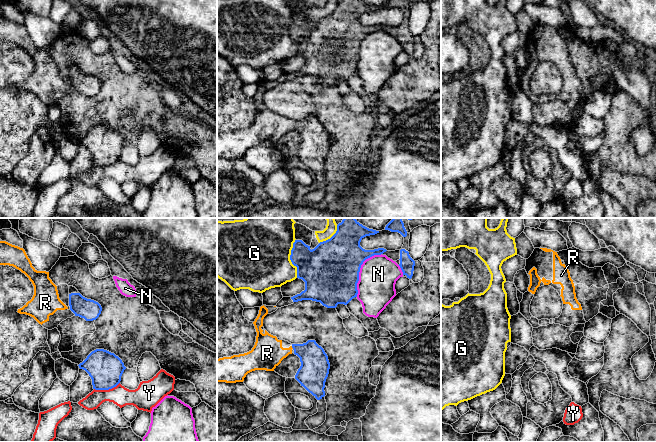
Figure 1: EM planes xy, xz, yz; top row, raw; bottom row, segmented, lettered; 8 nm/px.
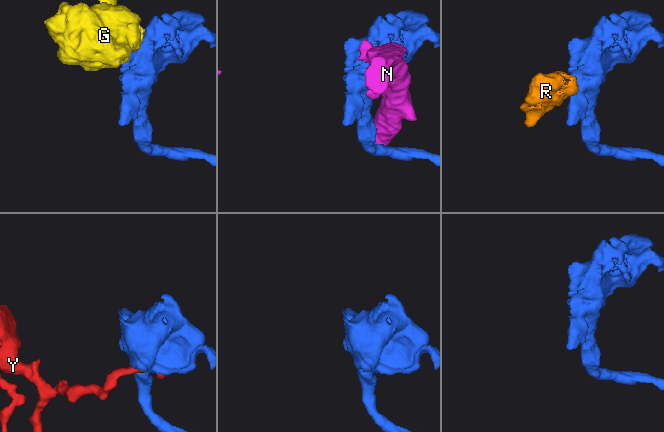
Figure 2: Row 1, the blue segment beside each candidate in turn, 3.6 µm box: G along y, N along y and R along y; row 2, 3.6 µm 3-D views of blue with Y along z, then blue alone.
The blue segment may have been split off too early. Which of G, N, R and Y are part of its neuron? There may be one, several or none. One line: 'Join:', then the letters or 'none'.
Join: R

